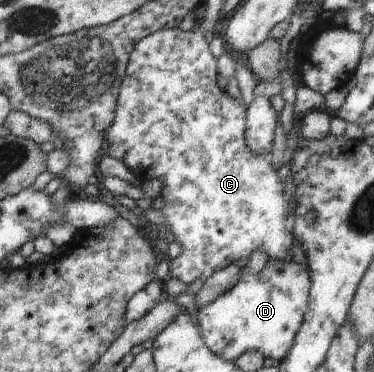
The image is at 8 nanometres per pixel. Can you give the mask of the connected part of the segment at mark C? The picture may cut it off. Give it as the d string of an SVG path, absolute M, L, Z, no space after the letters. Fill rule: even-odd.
M178 28L167 30L158 30L141 39L131 51L126 69L125 76L122 80L117 106L114 112L114 121L110 129L105 135L105 145L102 153L110 157L120 160L138 179L141 183L152 178L158 178L163 185L161 195L166 199L164 209L154 213L147 219L154 220L161 229L170 230L175 235L175 240L182 245L184 252L175 257L170 263L170 273L172 276L180 278L180 281L190 284L196 279L208 279L216 270L222 269L232 263L238 261L253 251L264 249L269 255L269 259L278 261L290 261L291 245L295 244L295 237L292 233L291 220L288 220L288 210L290 211L291 202L287 202L282 196L284 191L284 183L280 183L278 179L278 167L272 163L271 156L258 156L253 154L248 148L245 141L245 102L236 102L234 97L230 96L227 91L222 91L216 82L218 71L216 67L217 59L211 54L209 43L204 38L205 35L200 29L192 29L185 32Z

